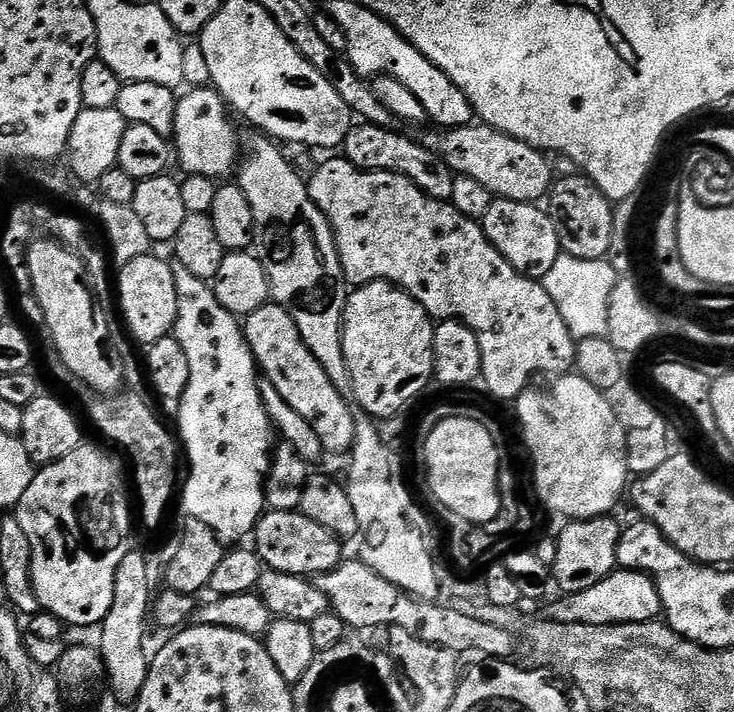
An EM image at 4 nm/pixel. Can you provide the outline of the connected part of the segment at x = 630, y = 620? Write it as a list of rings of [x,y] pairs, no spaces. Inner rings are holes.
[[[617,570],[602,578],[598,586],[590,586],[590,590],[569,592],[559,598],[561,600],[553,606],[551,616],[557,624],[651,624],[659,621],[662,616],[658,586],[645,572]]]

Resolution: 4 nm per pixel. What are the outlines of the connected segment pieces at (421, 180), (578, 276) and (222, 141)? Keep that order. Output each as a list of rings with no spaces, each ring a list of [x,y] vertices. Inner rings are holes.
[[[363,122],[353,123],[342,145],[343,159],[349,160],[354,167],[365,172],[393,172],[399,176],[405,176],[430,198],[451,201],[456,181],[454,173],[446,167],[439,155],[432,153],[415,139],[412,141],[402,136],[399,132]]]
[[[561,255],[554,262],[553,269],[542,281],[551,300],[558,306],[567,329],[576,341],[589,340],[590,337],[602,338],[607,332],[607,308],[612,290],[617,285],[620,274],[617,267],[607,259],[584,260],[573,256]]]
[[[205,86],[189,96],[179,97],[172,131],[174,156],[178,164],[180,160],[187,175],[221,178],[231,168],[233,171],[237,167],[238,157],[241,155],[240,144],[236,141],[236,128],[228,121],[227,115],[229,113],[224,100],[211,87]]]

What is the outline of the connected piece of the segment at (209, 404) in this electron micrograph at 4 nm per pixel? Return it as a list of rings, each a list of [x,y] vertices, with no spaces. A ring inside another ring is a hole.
[[[173,267],[178,290],[178,314],[174,335],[186,362],[190,362],[190,382],[178,402],[180,413],[176,424],[180,427],[178,440],[182,452],[188,455],[188,481],[184,484],[184,508],[187,515],[198,522],[206,522],[214,530],[216,539],[225,546],[235,545],[251,533],[266,511],[264,485],[274,455],[274,429],[258,388],[258,365],[252,348],[244,337],[241,321],[230,315],[218,302],[205,281],[194,278],[190,270]]]

